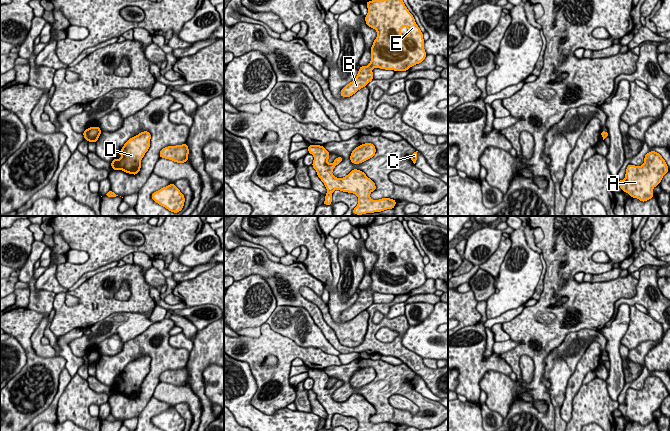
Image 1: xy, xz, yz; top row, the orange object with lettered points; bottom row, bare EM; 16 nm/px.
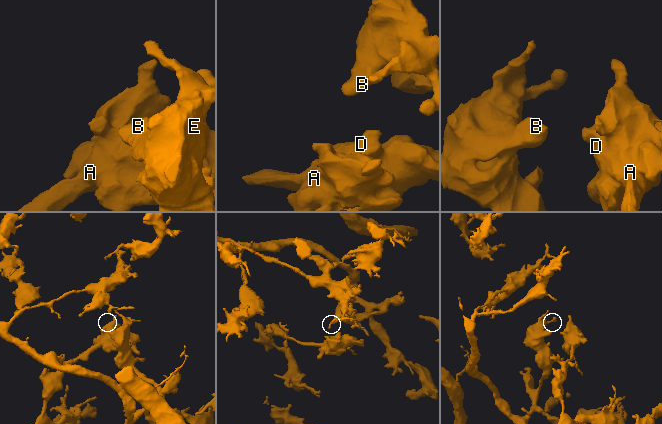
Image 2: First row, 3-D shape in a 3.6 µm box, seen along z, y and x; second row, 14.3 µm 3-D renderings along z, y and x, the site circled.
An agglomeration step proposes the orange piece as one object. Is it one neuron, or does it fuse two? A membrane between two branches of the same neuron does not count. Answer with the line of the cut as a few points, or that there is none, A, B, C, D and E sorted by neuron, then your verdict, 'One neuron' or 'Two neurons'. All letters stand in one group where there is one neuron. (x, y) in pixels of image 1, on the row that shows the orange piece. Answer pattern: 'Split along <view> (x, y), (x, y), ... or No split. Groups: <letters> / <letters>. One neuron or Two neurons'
No split. Groups: A B C D E. One neuron

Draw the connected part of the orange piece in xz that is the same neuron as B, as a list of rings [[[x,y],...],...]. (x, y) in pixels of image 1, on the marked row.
[[[371,0],[366,2],[366,5],[368,14],[365,16],[365,22],[367,26],[377,31],[377,37],[370,50],[370,64],[361,66],[356,78],[341,90],[340,95],[346,98],[352,96],[373,80],[373,68],[406,71],[421,63],[427,56],[424,49],[423,33],[403,0]]]

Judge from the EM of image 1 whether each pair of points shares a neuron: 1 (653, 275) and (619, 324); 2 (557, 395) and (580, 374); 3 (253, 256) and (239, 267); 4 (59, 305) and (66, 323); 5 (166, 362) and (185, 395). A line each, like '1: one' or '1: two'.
1: two
2: two
3: one
4: one
5: two

